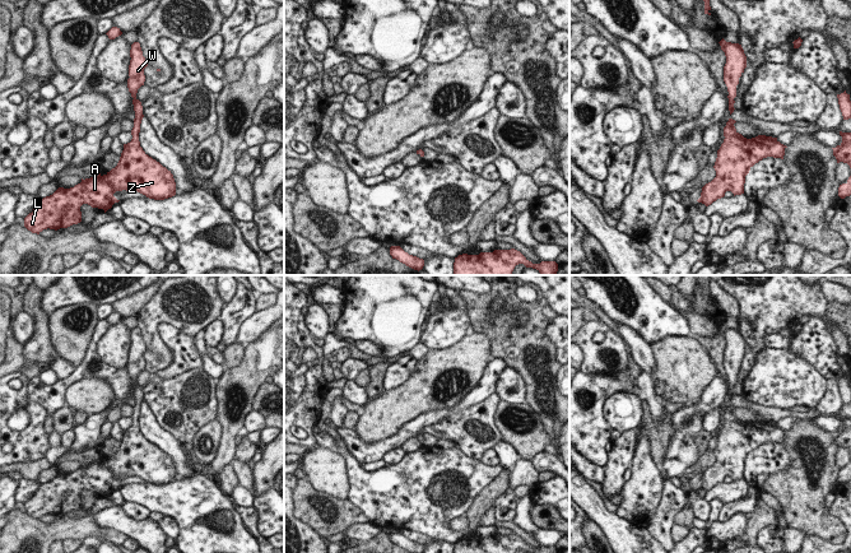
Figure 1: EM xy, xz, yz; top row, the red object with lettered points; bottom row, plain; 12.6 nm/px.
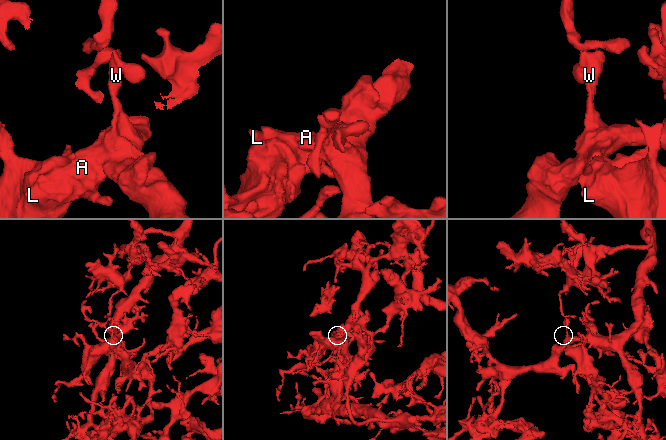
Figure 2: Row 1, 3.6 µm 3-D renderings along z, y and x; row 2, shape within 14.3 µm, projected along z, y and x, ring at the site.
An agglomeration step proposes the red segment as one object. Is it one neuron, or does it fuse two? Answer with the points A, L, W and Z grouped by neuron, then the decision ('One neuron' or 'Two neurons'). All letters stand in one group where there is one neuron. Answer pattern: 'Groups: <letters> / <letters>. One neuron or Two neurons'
Groups: A L W Z. One neuron.

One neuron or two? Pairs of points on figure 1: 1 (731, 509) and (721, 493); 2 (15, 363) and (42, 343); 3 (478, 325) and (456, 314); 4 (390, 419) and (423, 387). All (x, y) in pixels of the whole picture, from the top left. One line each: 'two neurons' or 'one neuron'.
1: two neurons
2: two neurons
3: two neurons
4: one neuron

